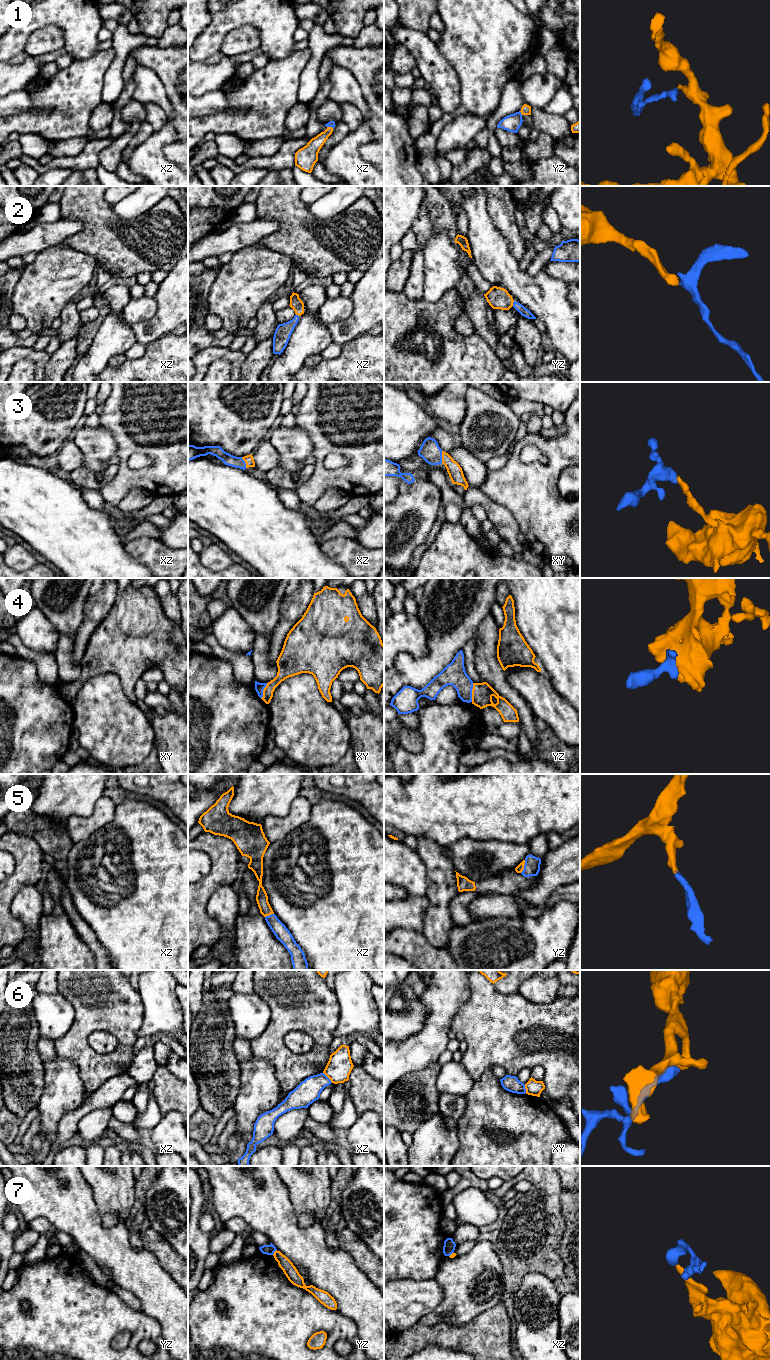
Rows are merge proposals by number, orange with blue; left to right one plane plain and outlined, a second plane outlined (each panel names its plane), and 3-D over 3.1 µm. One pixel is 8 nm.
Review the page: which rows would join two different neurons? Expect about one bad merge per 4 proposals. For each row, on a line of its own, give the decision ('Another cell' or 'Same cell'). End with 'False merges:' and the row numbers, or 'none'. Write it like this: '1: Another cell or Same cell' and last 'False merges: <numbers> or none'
1: Same cell
2: Same cell
3: Same cell
4: Same cell
5: Same cell
6: Another cell
7: Another cell
False merges: 6, 7

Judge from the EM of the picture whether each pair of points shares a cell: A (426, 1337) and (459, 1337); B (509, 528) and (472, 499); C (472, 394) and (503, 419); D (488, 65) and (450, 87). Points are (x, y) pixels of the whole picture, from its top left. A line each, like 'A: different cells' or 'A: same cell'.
A: same cell
B: same cell
C: same cell
D: different cells

